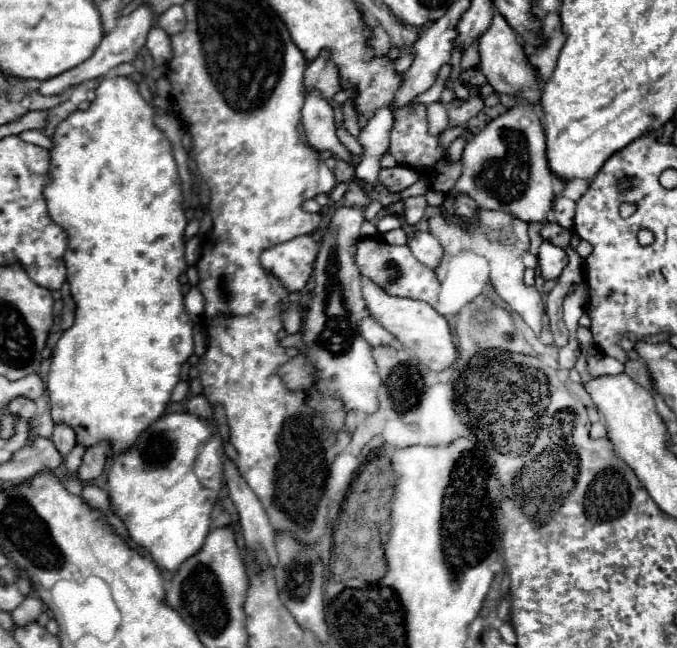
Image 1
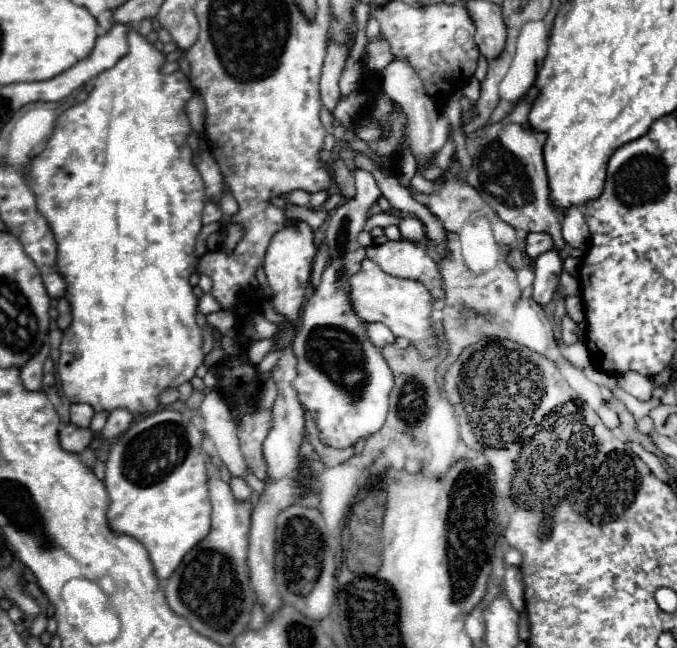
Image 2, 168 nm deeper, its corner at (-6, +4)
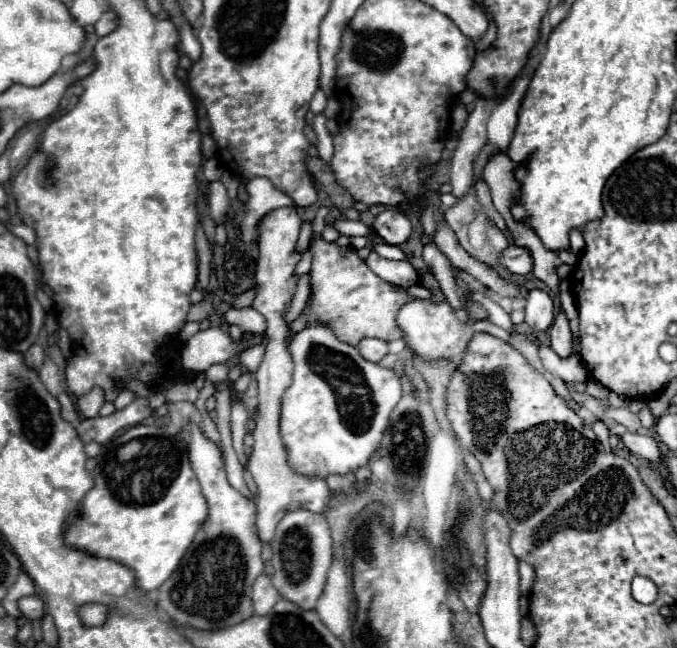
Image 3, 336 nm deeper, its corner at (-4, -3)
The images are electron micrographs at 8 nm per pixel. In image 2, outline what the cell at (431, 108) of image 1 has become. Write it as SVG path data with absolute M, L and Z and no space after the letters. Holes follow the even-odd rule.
M393 60L383 72L381 72L381 90L393 98L403 112L407 114L407 124L409 124L409 148L417 160L417 172L423 172L431 162L433 156L443 148L443 144L449 138L449 120L443 112L437 110L433 100L425 94L425 86L421 84L419 76L405 64L405 60Z

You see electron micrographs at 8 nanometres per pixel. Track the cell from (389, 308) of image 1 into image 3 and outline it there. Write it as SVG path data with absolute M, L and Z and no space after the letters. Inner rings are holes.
M317 239L311 251L311 297L309 305L305 307L307 323L331 325L337 337L349 345L357 345L365 337L379 337L383 341L403 337L403 331L399 331L397 325L397 313L403 303L415 299L409 295L407 289L379 279L367 267L367 263L347 247L337 247L335 243L325 243L323 239Z

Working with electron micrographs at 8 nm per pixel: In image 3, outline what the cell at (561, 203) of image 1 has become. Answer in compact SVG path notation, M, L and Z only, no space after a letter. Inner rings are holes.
M571 229L571 235L569 235L569 251L579 257L581 251L583 251L583 247L585 247L585 243L583 243L581 231L579 229Z

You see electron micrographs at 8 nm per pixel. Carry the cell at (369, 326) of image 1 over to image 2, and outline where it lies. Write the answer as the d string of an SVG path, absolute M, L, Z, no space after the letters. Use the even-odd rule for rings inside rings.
M369 324L369 326L367 326L367 336L369 336L369 340L371 340L377 348L383 348L383 346L395 342L393 332L391 332L385 324Z

